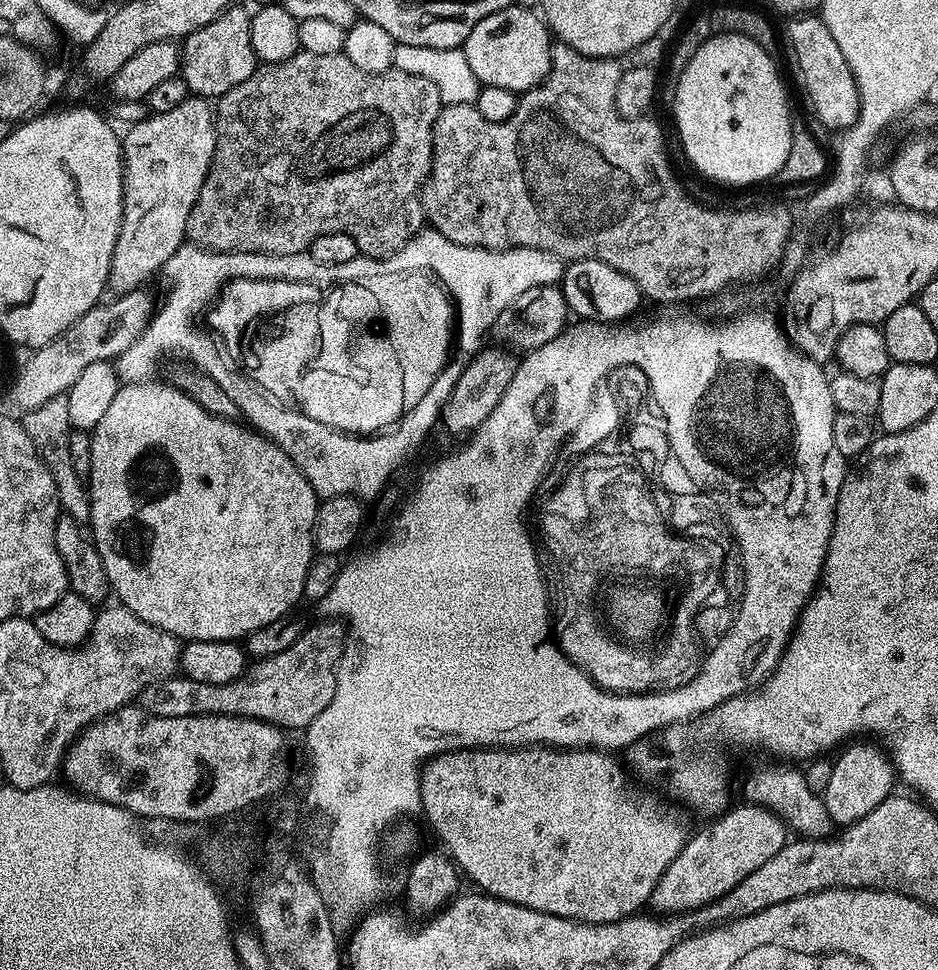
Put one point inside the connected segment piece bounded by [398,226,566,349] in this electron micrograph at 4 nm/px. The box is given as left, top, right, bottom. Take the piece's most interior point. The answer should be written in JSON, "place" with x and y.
{"place":[483,282]}

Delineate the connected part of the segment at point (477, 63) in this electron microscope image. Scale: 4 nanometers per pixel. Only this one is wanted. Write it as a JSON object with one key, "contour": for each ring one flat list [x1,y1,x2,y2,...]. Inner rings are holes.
{"contour":[[514,2,509,8,482,18,482,22,470,30,462,51,481,85,504,87,515,94,523,94,547,80,552,69,554,37,547,23,533,12,528,8,519,8,519,3]]}

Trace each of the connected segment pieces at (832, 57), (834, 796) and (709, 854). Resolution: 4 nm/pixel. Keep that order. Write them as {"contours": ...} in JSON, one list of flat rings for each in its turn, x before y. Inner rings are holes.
{"contours":[[[805,14,789,19,787,23,788,40,796,51,796,64,800,67,800,76,804,79,804,88,812,99,817,118,826,127,837,130,854,126,860,117,860,95,850,62,846,62,846,54,838,50,838,42,834,42,834,37,819,15]],[[852,742,843,749,844,753,835,758,830,782,822,795,825,812,830,814,833,825,851,826,857,824,878,802,882,802,893,791,894,769,892,761,883,747],[848,748,848,749,847,749]],[[744,802,741,808,731,807,709,824,712,825,702,829,697,836,696,833,689,835,678,858,674,858,674,862,670,862,670,866,666,866,658,886,654,886,650,904,651,907,654,906,660,911,657,913,691,914,708,904,713,904,718,898,730,894,730,890,734,890,734,886,738,886,738,882,742,882,742,878,754,874,754,870,758,870,758,866,762,866,762,862,774,858,774,854,778,854,778,850,782,850,786,843,786,837,784,837,786,825,779,815,771,808,757,806,751,802]]]}

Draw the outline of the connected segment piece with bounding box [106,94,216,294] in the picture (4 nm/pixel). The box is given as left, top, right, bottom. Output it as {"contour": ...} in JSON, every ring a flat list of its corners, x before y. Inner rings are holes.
{"contour":[[192,94,178,106,174,106,174,110,149,114,142,122,131,125,125,132,128,133,123,133,122,136,122,151,124,154,124,209,122,210,120,229,118,230,118,236,114,242,114,250,110,258,108,281,106,283,107,287,111,290,113,288,113,293,116,294,133,292,142,285,145,285,144,282,154,272,160,272,165,267,167,260,185,243,186,237,184,231,186,230,186,218,190,218,190,210,198,198,198,190,202,190,202,182,208,173,208,166,212,161,214,146,216,145,216,117,213,105,207,99]]}

